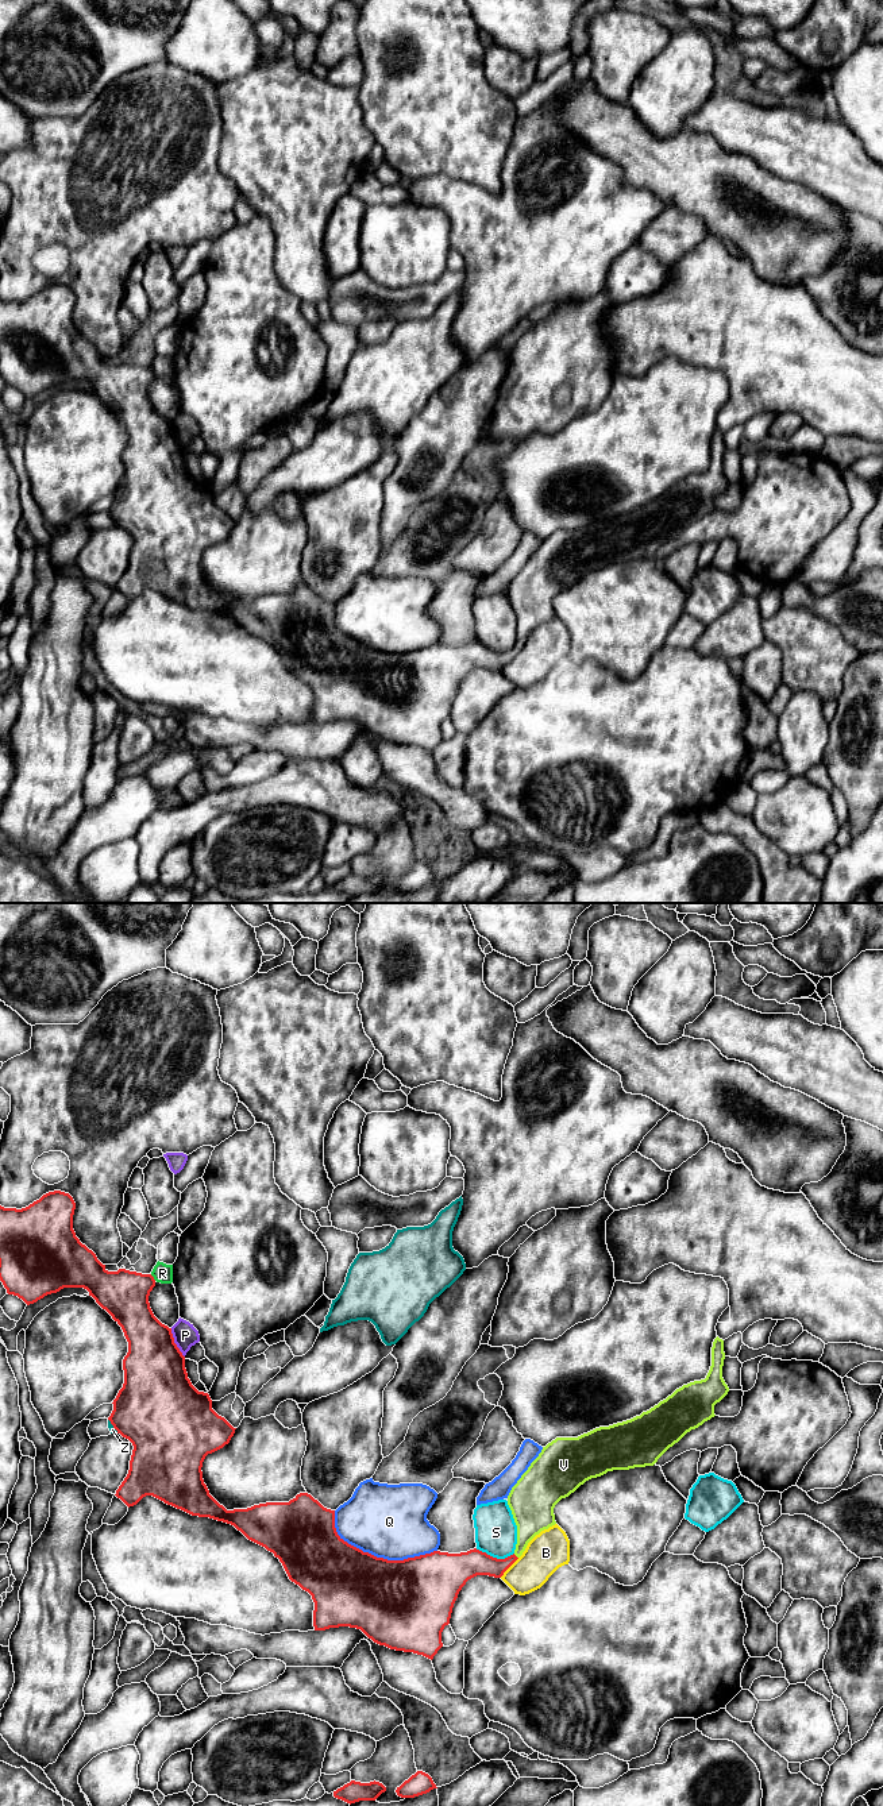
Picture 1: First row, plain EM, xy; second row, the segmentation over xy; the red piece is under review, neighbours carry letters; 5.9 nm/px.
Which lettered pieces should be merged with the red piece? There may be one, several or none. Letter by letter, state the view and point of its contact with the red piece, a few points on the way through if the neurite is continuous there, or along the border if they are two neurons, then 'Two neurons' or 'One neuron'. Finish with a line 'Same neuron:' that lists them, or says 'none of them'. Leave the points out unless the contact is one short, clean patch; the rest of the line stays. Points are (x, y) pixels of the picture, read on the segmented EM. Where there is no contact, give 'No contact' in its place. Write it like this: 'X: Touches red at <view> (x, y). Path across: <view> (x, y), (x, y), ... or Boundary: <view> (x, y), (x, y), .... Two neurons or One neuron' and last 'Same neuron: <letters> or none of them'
B: Touches red at xy (509, 1566). Two neurons
P: Touches red at xy (174, 1343). Two neurons
Q: Touches red at xy (376, 1556). Two neurons
R: Touches red at xy (153, 1277). Two neurons
S: Touches red at xy (494, 1558). Two neurons
V: Touches red at xy (516, 1556). Path across: xy (475, 1562), (506, 1563), (516, 1556), (531, 1517). One neuron
Z: Touches red at xy (112, 1424). Two neurons
Same neuron: V

